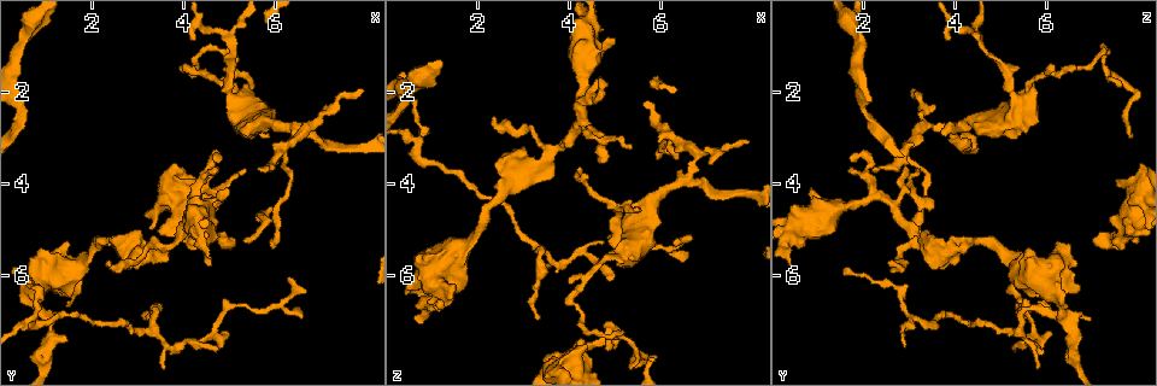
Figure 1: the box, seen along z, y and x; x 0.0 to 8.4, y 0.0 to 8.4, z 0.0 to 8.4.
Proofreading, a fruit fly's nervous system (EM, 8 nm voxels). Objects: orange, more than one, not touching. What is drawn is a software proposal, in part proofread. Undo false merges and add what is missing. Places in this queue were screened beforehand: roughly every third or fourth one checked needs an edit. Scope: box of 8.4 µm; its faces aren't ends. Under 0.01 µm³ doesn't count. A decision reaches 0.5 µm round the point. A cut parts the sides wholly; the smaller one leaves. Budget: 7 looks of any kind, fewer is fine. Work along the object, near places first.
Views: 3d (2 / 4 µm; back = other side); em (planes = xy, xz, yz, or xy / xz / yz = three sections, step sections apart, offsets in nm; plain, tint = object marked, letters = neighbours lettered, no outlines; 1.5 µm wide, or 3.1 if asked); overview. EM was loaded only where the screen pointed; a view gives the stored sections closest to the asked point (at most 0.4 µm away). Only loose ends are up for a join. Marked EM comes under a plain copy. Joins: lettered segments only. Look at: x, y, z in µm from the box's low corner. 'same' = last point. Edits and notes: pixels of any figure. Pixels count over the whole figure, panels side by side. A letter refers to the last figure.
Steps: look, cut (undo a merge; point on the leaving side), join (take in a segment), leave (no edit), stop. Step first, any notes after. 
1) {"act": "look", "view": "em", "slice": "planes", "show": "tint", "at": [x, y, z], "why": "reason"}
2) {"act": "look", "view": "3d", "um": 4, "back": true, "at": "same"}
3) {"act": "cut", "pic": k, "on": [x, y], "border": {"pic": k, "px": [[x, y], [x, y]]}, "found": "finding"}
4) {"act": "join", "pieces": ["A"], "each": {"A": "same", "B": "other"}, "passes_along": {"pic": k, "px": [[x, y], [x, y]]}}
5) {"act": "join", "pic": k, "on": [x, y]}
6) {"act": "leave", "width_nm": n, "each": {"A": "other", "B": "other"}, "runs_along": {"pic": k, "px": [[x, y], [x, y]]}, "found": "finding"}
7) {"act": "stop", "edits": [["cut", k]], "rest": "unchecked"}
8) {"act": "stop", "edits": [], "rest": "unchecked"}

{"act": "look", "view": "3d", "um": 4, "back": true, "at": [5.85, 2.90, 7.95], "why": "free end"}

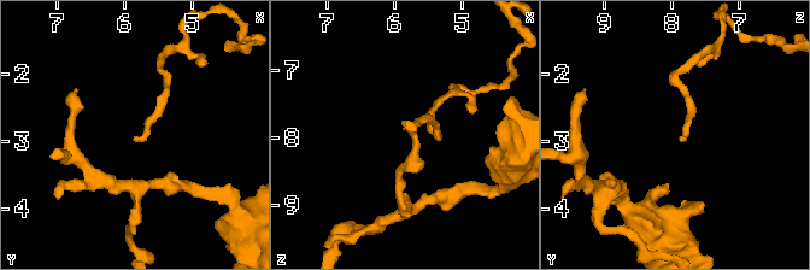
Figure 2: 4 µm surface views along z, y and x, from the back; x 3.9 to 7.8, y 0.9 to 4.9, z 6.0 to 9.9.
{"act": "look", "view": "em", "slice": "planes", "show": "letters", "at": [5.80, 2.95, 7.85]}

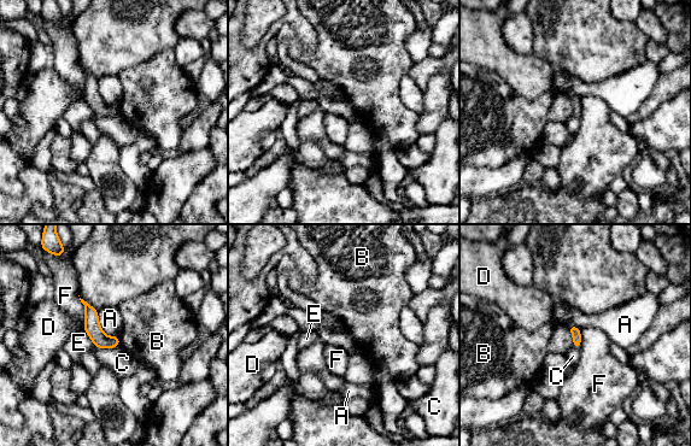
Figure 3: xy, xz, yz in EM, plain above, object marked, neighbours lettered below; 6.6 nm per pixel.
{"act": "leave", "each": {"A": "other", "B": "other", "C": "other", "D": "other", "E": "other", "F": "other"}, "border": {"pic": 3, "px": [[77, 295], [85, 310], [83, 326]]}, "found": "none of them fits"}

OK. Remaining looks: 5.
{"act": "look", "view": "em", "slice": "yz", "step": 8, "show": "letters", "at": [5.00, 5.35, 7.55], "why": "free end"}

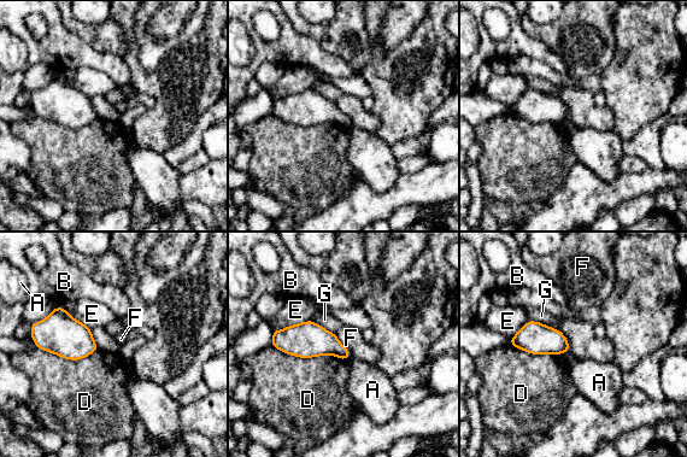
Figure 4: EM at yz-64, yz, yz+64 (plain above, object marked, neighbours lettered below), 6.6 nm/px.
{"act": "leave", "each": {"A": "other", "B": "other", "D": "other", "E": "other", "F": "other", "G": "other"}, "border": {"pic": 4, "px": [[335, 334], [351, 357]]}, "found": "no lettered segment goes on from it"}

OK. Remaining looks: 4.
{"act": "look", "view": "3d", "um": 4, "at": [4.70, 7.55, 5.25], "why": "tapers out"}

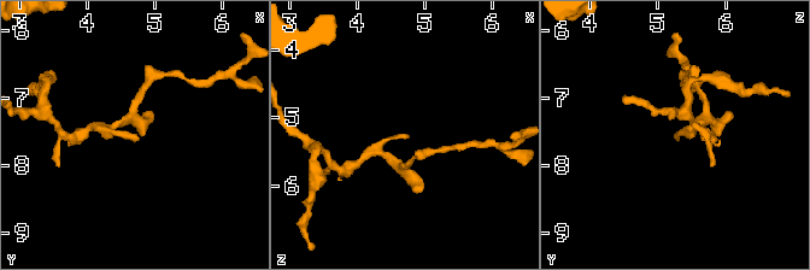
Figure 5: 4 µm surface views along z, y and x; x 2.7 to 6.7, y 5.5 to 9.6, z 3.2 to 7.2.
{"act": "look", "view": "em", "slice": "planes", "show": "letters", "at": [4.75, 7.65, 5.25]}

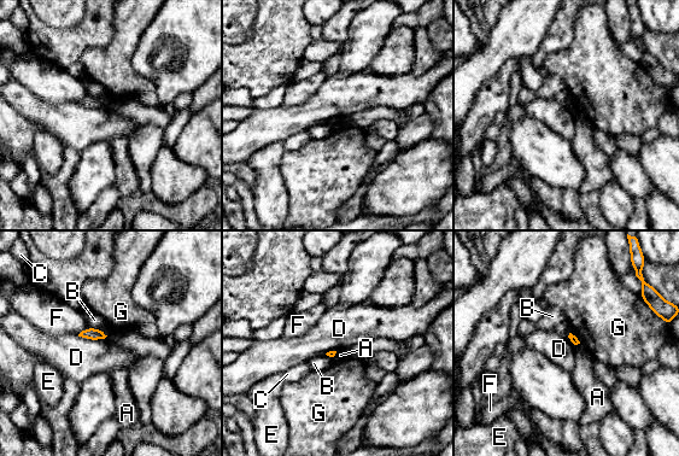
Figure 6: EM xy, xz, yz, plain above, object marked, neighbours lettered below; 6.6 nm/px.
{"act": "leave", "longest_contact_nm": ["D", 200], "each": {"A": "other", "B": "other", "C": "other", "D": "other", "E": "other", "F": "other", "G": "other"}, "found": "no lettered segment goes on from it"}

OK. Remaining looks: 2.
{"act": "stop", "edits": [], "rest": "unchecked"}

